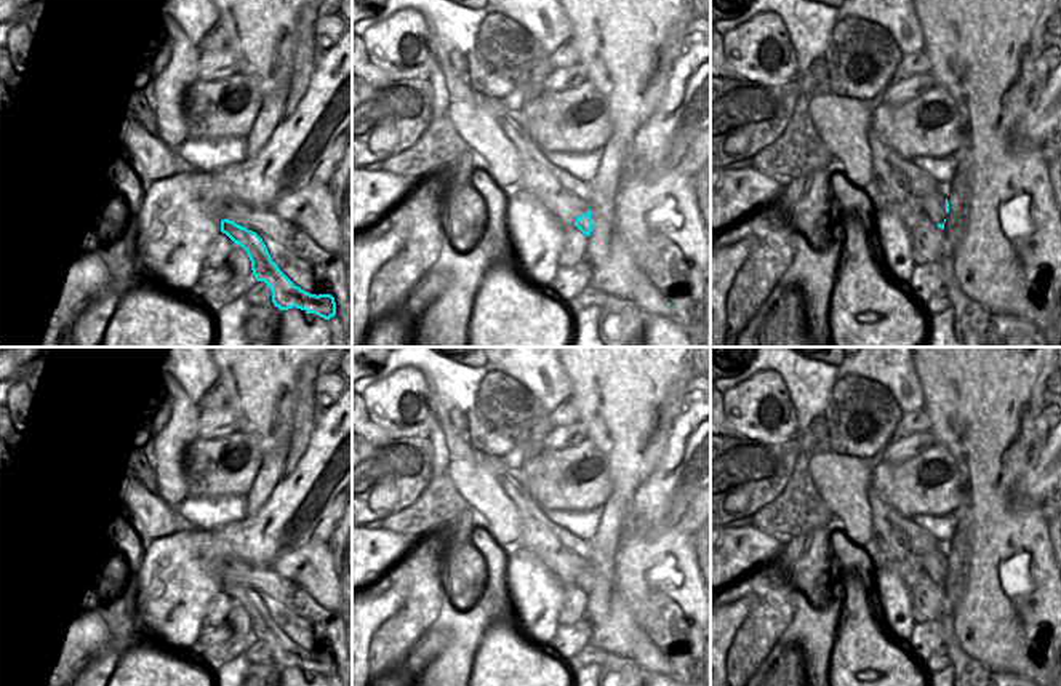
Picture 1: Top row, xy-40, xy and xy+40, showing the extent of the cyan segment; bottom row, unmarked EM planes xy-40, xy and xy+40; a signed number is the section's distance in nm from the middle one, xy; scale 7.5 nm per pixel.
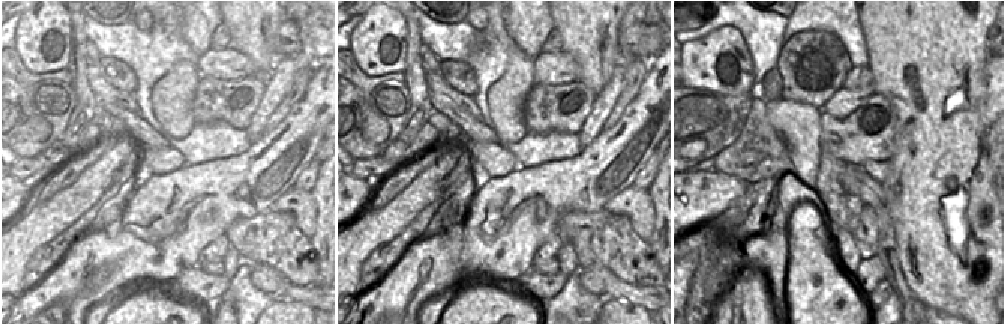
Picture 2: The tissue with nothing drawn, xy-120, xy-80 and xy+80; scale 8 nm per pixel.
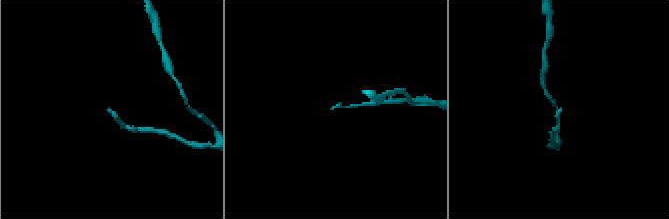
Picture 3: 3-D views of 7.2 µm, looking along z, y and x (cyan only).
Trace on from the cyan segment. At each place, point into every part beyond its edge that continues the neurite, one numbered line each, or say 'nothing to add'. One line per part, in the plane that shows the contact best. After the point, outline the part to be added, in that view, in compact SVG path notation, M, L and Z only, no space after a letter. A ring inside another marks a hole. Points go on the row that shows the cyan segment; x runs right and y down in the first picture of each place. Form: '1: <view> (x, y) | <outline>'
1: xy+40 (933, 202) | M920 190L919 200L923 206L927 217L935 224L943 224L946 213L946 197L938 190Z

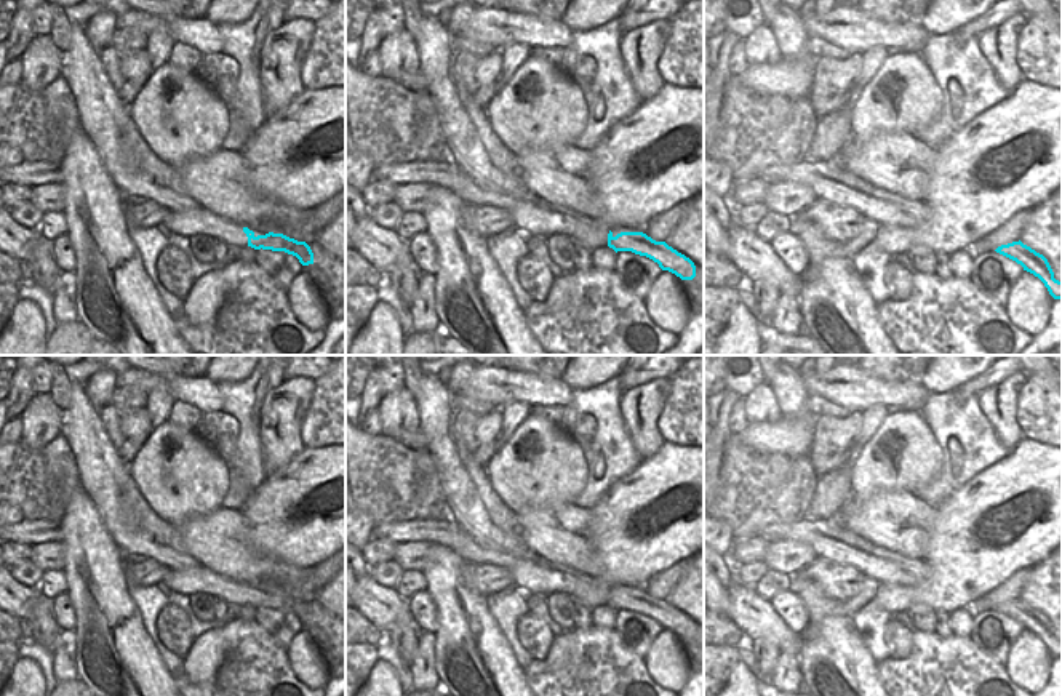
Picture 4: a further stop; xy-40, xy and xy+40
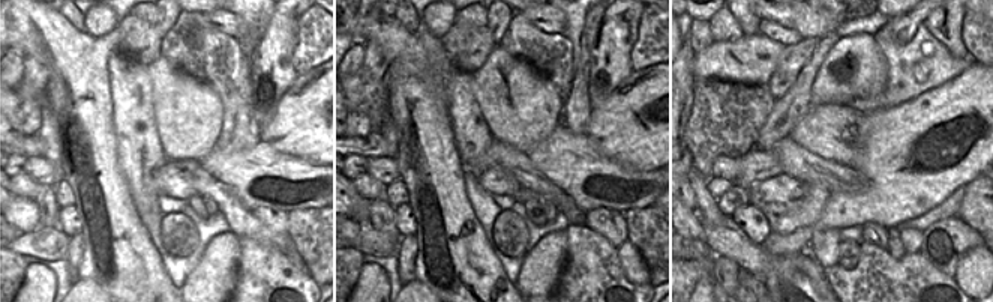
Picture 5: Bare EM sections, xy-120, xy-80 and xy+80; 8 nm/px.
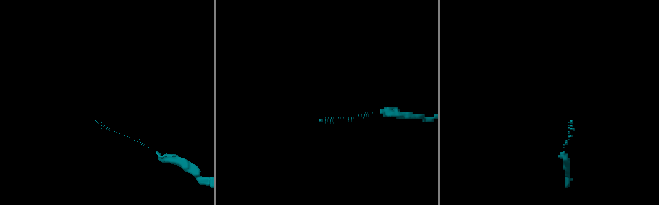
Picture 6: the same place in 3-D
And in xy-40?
1: xy-40 (200, 221) | M203 206L182 213L170 211L162 226L179 237L210 235L221 238L227 246L235 250L248 245L248 237L242 226Z

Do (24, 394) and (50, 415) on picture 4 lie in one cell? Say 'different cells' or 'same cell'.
different cells

